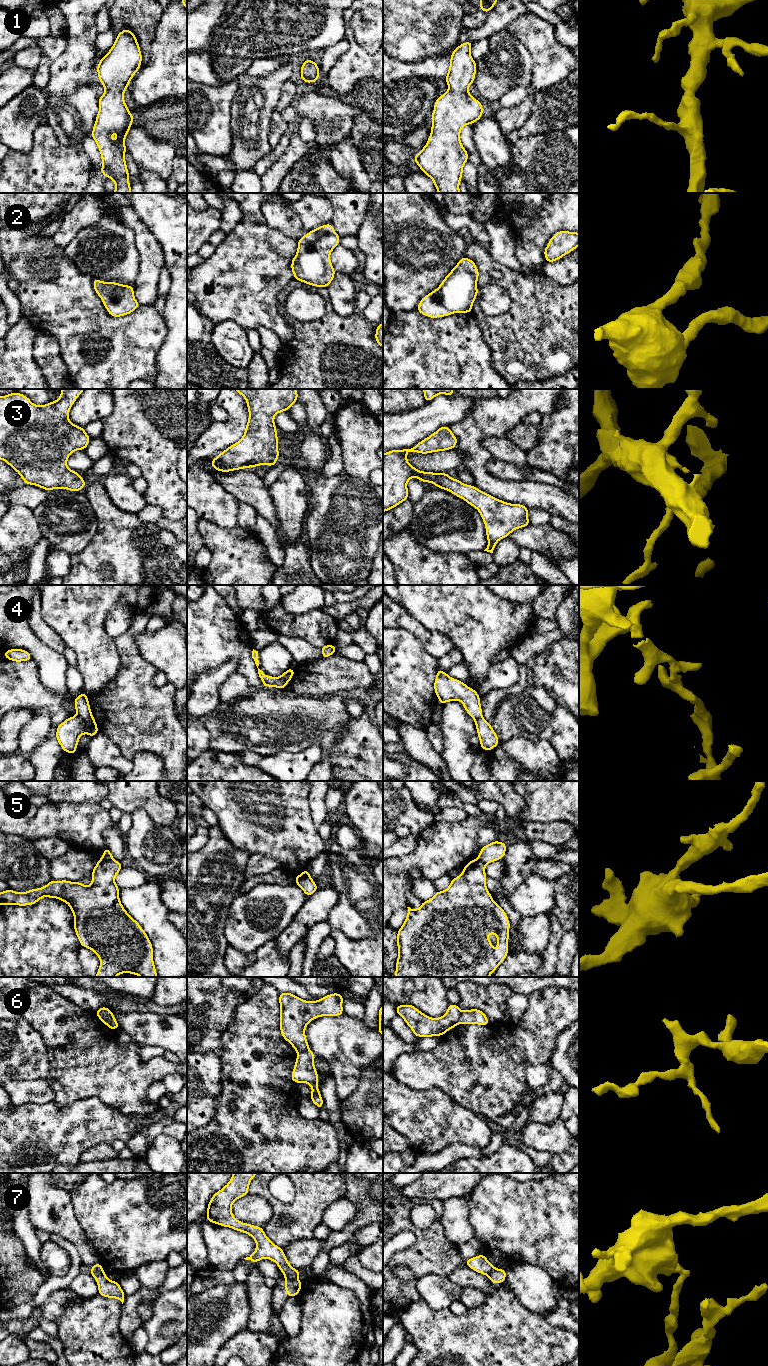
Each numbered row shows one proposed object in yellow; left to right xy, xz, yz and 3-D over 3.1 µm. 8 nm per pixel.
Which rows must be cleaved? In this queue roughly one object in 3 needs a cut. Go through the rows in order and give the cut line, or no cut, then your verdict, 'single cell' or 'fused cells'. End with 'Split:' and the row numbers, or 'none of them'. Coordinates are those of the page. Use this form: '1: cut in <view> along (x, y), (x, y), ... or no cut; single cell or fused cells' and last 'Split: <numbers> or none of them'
1: no cut; single cell
2: no cut; single cell
3: no cut; single cell
4: cut in xy along (77, 715), (96, 726); fused cells
5: cut in xz along (311, 878), (298, 878), (295, 881); fused cells
6: cut in yz along (461, 1011), (457, 1023); fused cells
7: cut in xy along (91, 1269), (102, 1270); fused cells
Split: 4, 5, 6, 7

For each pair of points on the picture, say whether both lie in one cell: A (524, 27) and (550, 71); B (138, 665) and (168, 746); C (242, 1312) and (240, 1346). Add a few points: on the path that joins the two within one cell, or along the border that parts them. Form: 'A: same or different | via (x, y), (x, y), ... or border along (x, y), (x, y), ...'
A: same | via (535, 38), (544, 47), (550, 60)
B: same | via (138, 685), (138, 715), (149, 726)
C: different | border along (247, 1329), (235, 1333), (222, 1345)

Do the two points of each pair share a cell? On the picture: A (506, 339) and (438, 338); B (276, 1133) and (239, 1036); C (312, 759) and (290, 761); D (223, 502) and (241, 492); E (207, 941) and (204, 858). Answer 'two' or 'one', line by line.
A: two
B: one
C: one
D: two
E: one

